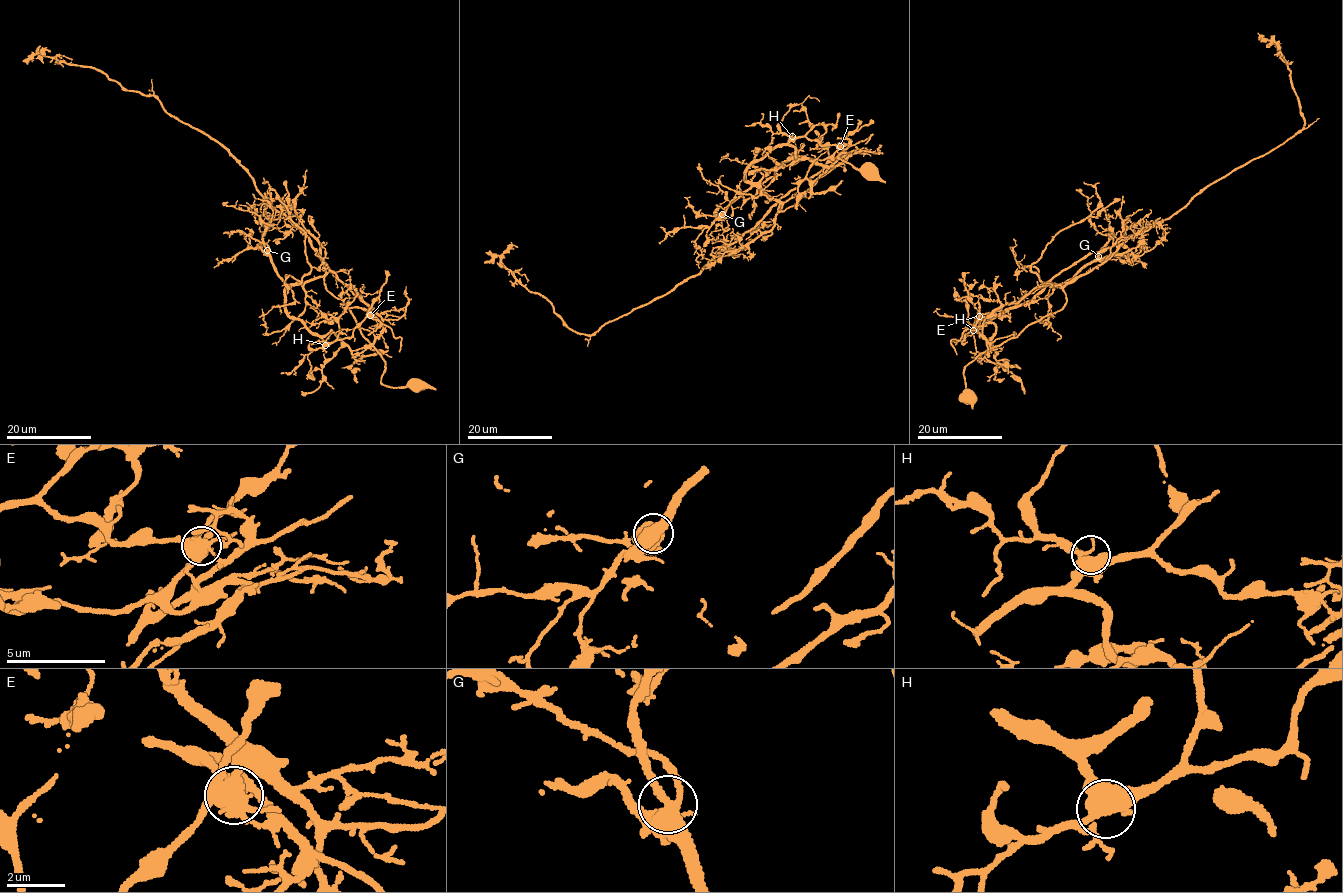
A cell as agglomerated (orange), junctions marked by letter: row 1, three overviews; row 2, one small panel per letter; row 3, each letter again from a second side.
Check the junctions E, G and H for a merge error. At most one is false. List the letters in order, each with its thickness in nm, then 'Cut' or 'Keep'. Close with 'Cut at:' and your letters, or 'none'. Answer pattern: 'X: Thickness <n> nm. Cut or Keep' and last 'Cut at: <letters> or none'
E: Thickness 550 nm. Cut
G: Thickness 380 nm. Keep
H: Thickness 480 nm. Keep
Cut at: E

